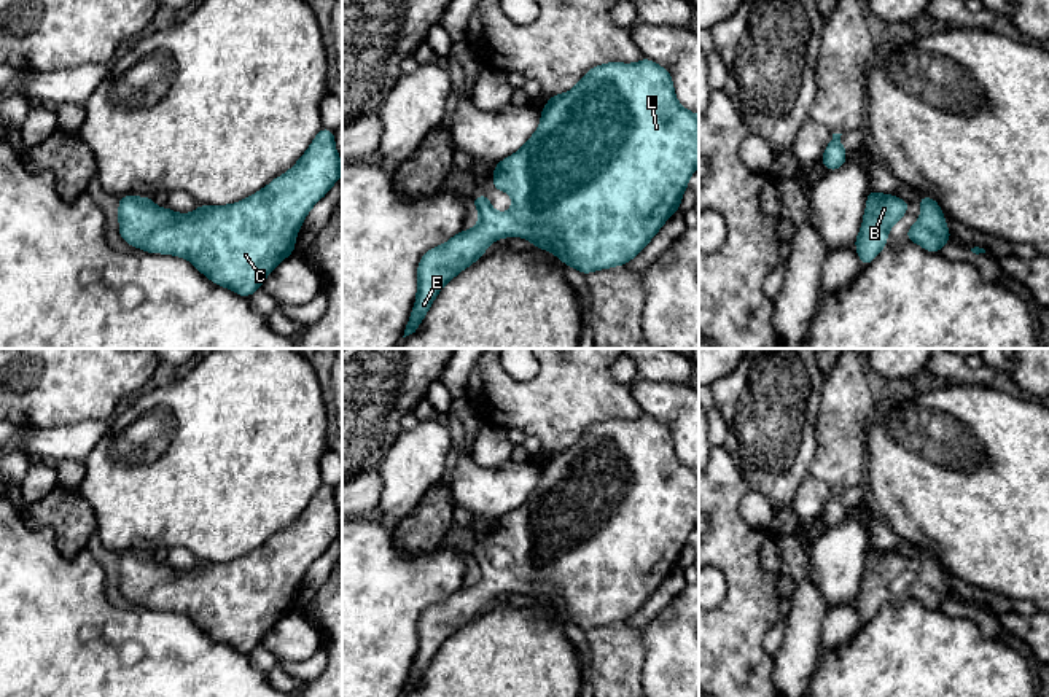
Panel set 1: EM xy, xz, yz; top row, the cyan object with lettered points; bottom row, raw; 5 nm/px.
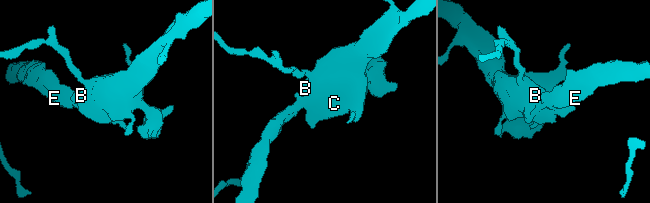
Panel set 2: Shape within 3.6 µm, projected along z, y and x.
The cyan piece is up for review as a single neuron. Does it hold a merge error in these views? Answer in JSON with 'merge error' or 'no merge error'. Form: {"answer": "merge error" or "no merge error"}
{"answer": "no merge error"}

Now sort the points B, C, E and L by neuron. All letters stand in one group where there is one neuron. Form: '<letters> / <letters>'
B C E L

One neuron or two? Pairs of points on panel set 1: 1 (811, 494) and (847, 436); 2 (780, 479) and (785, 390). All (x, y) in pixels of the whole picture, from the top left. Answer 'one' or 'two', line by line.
1: two
2: one

